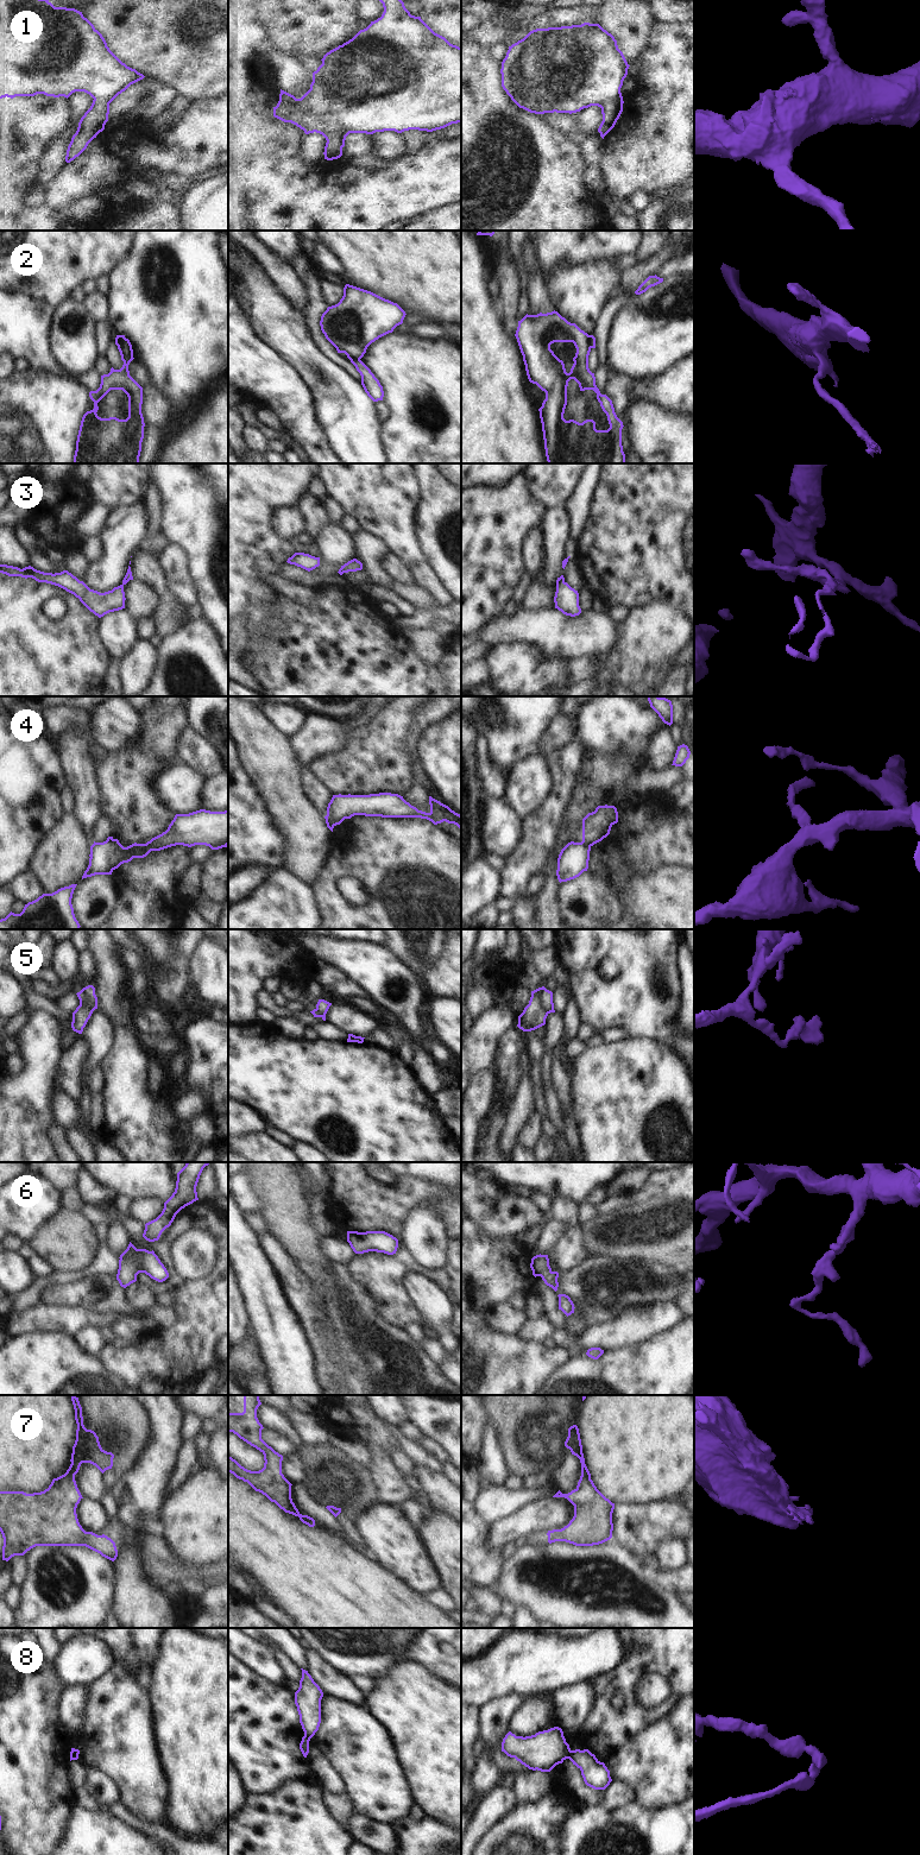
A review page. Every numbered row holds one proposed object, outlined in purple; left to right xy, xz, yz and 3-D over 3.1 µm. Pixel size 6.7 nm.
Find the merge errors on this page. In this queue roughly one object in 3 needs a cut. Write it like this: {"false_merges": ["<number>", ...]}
{"false_merges": ["2", "4", "5", "7", "8"]}

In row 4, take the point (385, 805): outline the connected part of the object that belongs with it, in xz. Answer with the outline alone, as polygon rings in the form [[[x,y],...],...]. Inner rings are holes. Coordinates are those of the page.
[[[391,793],[370,795],[333,795],[327,807],[326,820],[329,818],[339,821],[351,819],[354,815],[382,818],[421,818],[434,825],[443,821],[454,824],[461,829],[461,815],[448,806],[429,796],[430,812],[418,810],[407,802],[403,796]]]

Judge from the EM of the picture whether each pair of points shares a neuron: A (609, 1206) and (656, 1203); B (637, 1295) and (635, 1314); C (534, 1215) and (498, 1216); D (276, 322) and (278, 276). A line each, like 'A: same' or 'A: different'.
A: same
B: different
C: same
D: different

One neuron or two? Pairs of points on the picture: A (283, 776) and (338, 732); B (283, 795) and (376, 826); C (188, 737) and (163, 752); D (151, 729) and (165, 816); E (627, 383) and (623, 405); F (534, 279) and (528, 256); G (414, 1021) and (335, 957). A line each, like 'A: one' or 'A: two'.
A: two
B: two
C: two
D: one
E: one
F: one
G: one

